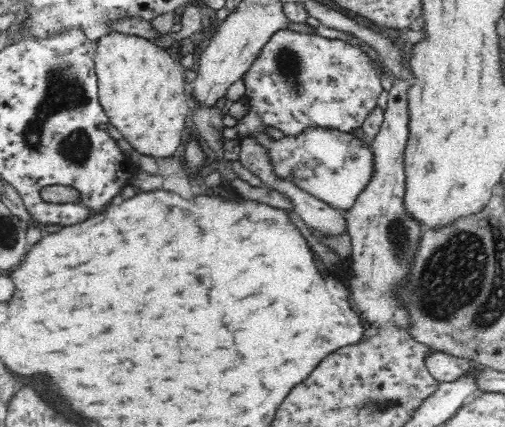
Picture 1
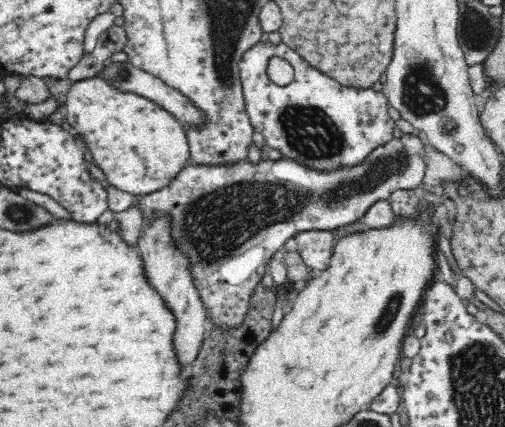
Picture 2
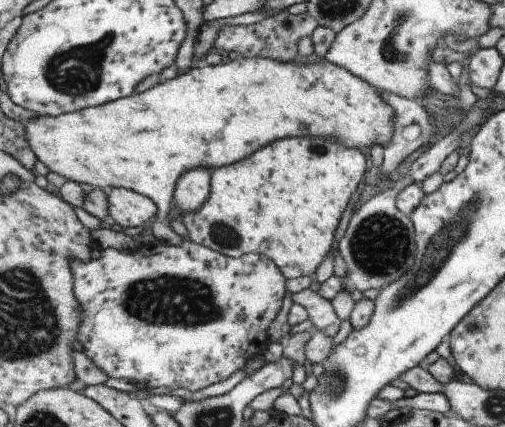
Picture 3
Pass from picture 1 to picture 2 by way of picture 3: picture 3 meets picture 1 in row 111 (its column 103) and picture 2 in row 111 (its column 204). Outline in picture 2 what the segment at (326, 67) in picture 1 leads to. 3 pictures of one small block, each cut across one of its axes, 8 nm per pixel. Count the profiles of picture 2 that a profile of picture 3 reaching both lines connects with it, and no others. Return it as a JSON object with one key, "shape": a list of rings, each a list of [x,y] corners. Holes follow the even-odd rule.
{"shape":[[[272,41],[253,44],[238,63],[242,83],[246,113],[254,127],[266,140],[266,149],[279,150],[284,159],[291,159],[307,168],[327,169],[329,173],[336,168],[352,168],[360,164],[374,148],[392,140],[395,121],[390,118],[390,102],[381,91],[372,89],[346,88],[333,78],[326,76],[287,44],[274,44]],[[274,57],[283,58],[292,64],[295,77],[292,84],[278,86],[266,74],[268,63]]]}

